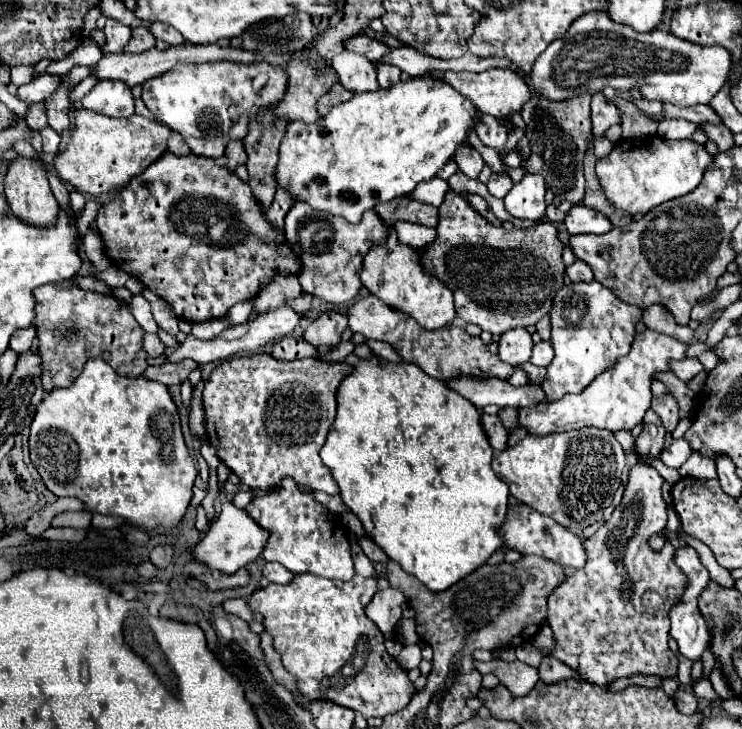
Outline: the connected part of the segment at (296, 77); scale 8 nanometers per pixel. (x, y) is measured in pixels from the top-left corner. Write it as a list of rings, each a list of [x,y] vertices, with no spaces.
[[[294,61],[286,67],[286,75],[288,89],[274,113],[278,113],[278,117],[288,117],[290,121],[314,123],[320,117],[314,105],[336,81],[334,69],[330,67],[326,73],[320,73],[320,77],[316,77],[316,71],[310,71],[306,63]]]

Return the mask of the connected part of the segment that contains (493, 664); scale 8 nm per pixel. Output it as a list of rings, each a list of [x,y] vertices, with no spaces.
[[[474,661],[474,667],[486,675],[486,673],[496,673],[500,683],[506,685],[514,695],[526,695],[536,683],[538,683],[538,669],[530,667],[526,663],[514,661],[514,663],[506,663],[506,661]]]

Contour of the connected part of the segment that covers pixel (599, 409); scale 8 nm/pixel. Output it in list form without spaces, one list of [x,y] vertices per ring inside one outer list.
[[[646,329],[642,335],[636,335],[632,343],[632,351],[618,359],[618,363],[598,375],[590,387],[586,387],[578,395],[566,395],[560,401],[538,403],[534,407],[518,409],[518,427],[524,427],[530,435],[552,435],[560,431],[572,431],[582,427],[600,427],[600,429],[634,429],[644,413],[650,409],[650,383],[652,375],[658,371],[668,371],[670,359],[684,359],[686,343],[680,343],[668,335]]]

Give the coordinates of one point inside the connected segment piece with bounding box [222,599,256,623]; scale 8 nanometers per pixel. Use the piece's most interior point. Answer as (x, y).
(239, 607)

